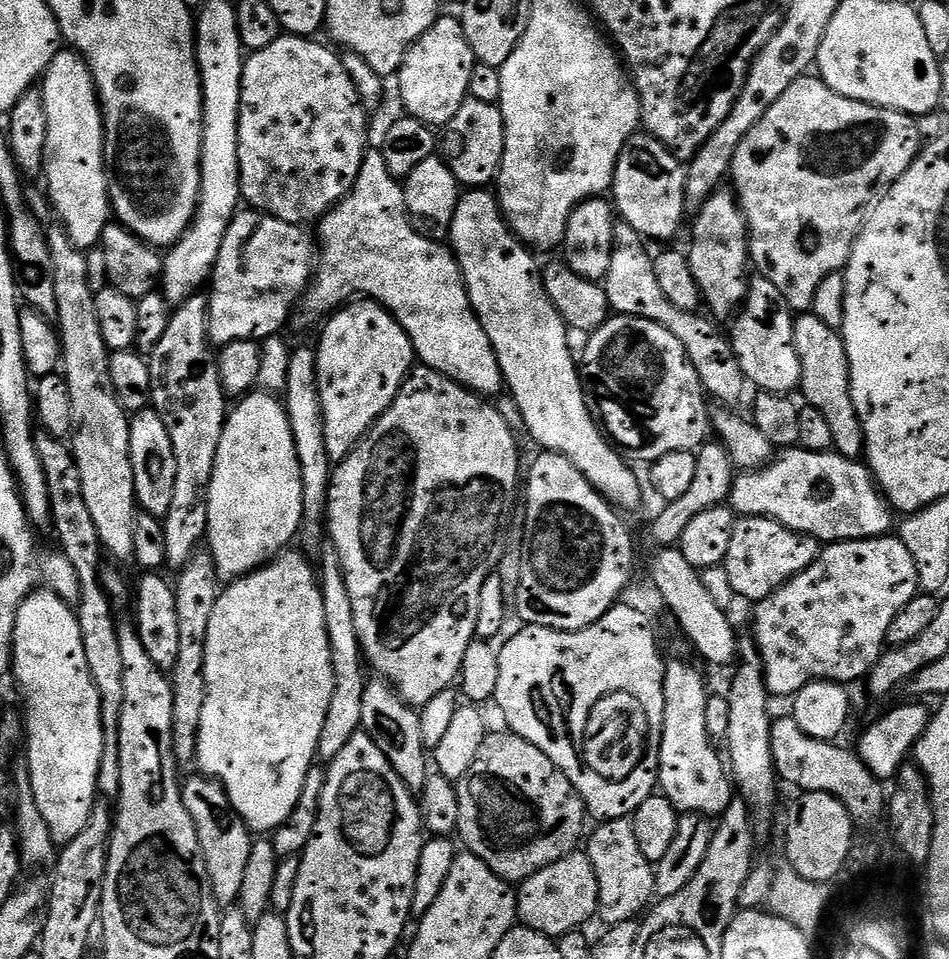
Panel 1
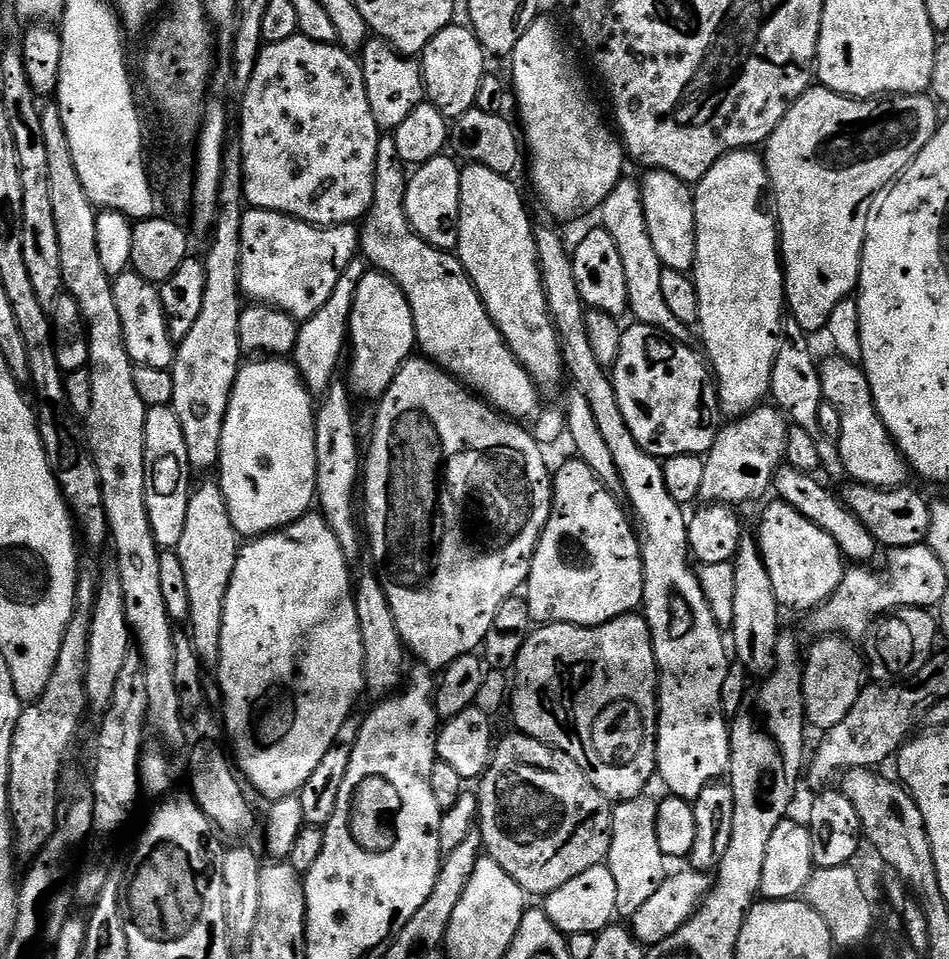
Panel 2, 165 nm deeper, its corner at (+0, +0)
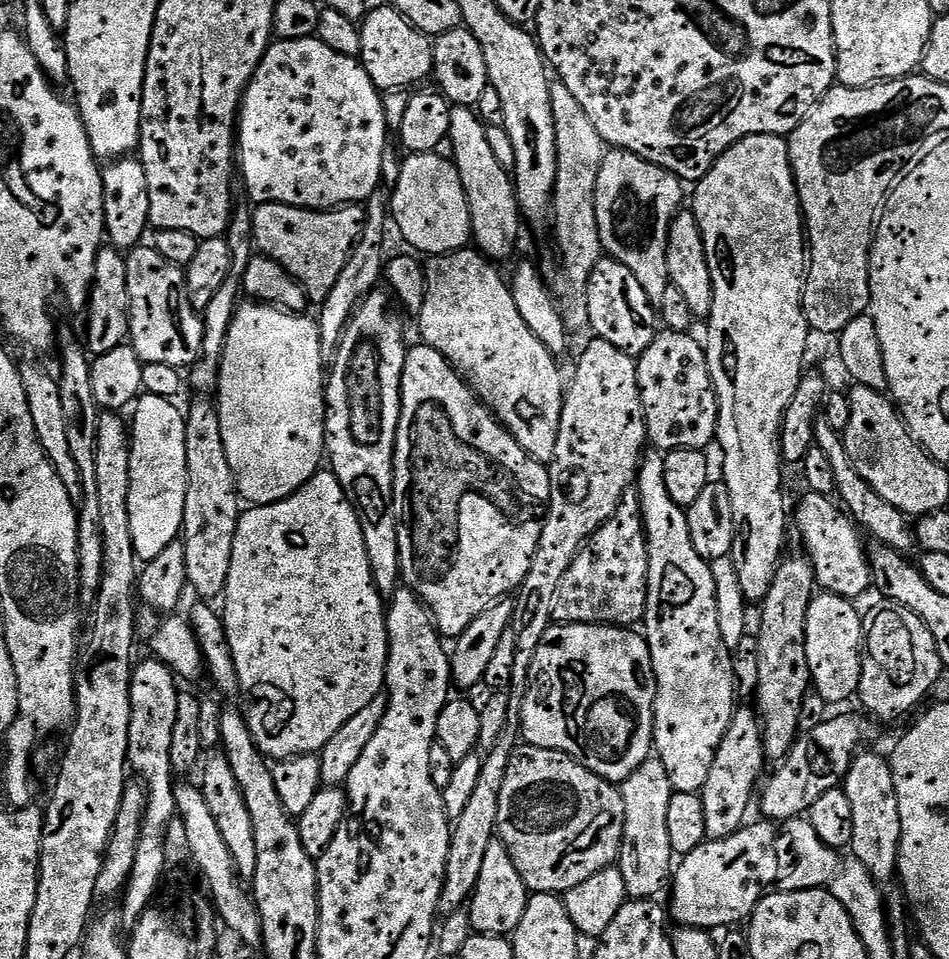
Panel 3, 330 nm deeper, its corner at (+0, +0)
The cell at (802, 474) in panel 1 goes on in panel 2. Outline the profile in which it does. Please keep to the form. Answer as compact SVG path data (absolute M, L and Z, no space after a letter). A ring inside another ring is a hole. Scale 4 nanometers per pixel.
M855 482L847 485L849 488L842 492L845 506L859 518L862 526L874 534L877 545L885 549L905 548L915 544L925 543L927 531L930 529L929 501L924 501L920 492L915 492L912 486L903 488L872 488L868 484Z

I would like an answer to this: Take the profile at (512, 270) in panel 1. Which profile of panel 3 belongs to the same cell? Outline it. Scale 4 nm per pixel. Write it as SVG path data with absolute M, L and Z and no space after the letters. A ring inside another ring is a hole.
M453 107L447 140L452 143L450 159L456 165L464 187L466 214L472 219L471 239L489 260L501 262L515 250L520 224L522 228L522 213L516 200L513 177L509 169L503 168L498 158L494 158L488 128L472 108Z

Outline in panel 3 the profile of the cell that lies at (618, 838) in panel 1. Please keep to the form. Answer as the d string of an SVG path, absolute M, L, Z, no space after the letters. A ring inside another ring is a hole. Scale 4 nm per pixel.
M649 758L619 785L626 806L624 841L620 847L618 867L622 882L633 900L651 900L669 887L674 875L674 853L670 846L670 834L666 830L666 813L670 811L673 786L666 766L658 758Z

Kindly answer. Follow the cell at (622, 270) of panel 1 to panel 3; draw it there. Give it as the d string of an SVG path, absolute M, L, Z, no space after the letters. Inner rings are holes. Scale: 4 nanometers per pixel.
M620 148L605 151L604 160L598 170L596 183L596 225L600 235L601 249L611 259L622 262L634 278L646 290L646 298L657 306L662 302L662 294L666 294L668 285L668 267L666 266L666 250L668 235L672 229L672 221L682 210L680 204L684 200L685 185L672 172L662 166L654 166L654 162L646 162L646 158L638 158L638 154L624 152Z

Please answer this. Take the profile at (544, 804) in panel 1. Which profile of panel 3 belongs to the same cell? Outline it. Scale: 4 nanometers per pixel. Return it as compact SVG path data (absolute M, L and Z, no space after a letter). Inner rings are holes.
M533 744L517 747L512 753L502 782L496 826L498 838L506 846L529 893L563 894L574 890L574 886L582 886L586 878L594 878L603 868L613 867L620 859L625 818L626 806L619 787L611 780L603 780L572 756Z

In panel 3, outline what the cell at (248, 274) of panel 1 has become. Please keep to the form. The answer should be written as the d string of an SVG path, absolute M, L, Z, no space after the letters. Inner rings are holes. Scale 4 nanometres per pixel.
M258 204L252 213L252 238L263 255L281 264L307 290L309 301L322 302L334 290L338 274L364 233L365 219L365 209L360 206L314 212L285 204Z

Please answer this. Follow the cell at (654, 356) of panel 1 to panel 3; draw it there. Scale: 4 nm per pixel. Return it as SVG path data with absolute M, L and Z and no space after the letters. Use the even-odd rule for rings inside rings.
M667 330L661 331L654 338L654 342L650 344L647 350L638 357L636 360L636 373L638 374L638 386L640 387L640 397L642 398L642 406L644 407L644 417L646 418L646 424L648 426L648 439L650 441L651 447L656 450L663 450L665 453L673 452L674 450L678 450L679 448L698 448L701 450L707 449L707 444L710 445L715 441L716 438L716 423L718 422L718 406L716 405L716 387L712 385L712 379L710 378L710 370L708 369L708 353L706 351L705 345L703 343L700 344L695 340L695 335L689 334L687 332L669 332Z

